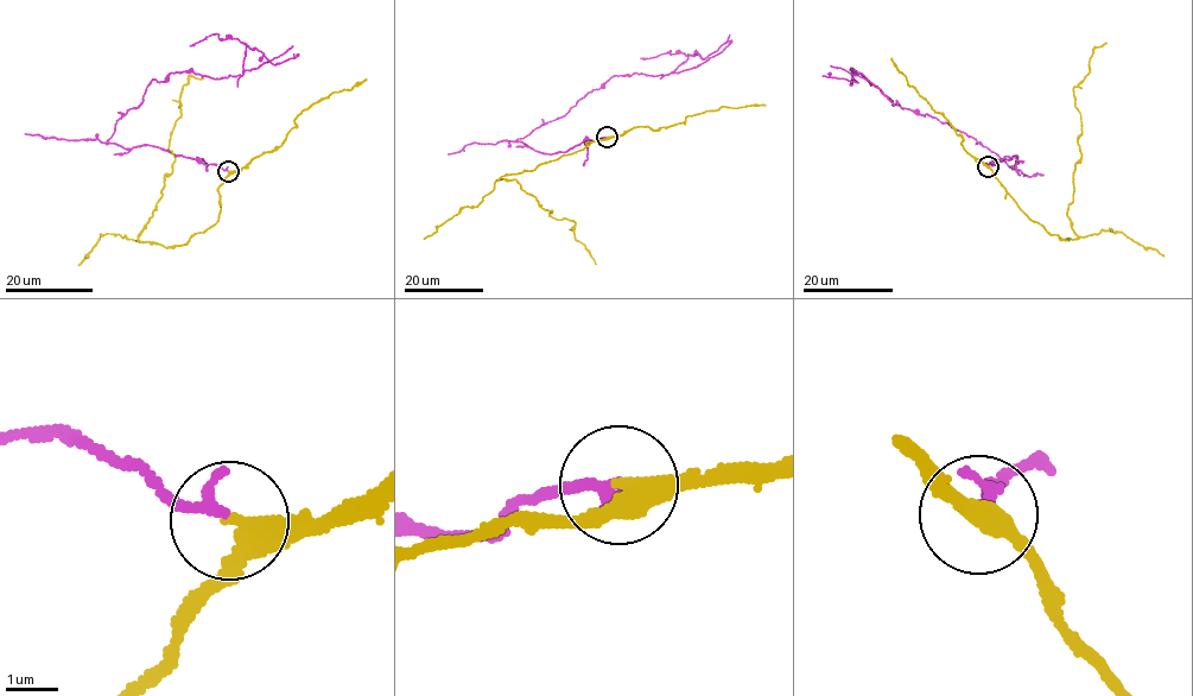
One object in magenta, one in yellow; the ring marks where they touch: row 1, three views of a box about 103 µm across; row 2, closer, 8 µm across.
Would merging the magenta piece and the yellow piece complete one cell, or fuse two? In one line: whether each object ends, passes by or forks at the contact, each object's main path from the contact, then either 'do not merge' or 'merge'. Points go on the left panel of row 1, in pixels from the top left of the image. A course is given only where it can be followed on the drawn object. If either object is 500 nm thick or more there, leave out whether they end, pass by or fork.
magenta passes by; yellow passes by; course magenta (228, 171), (156, 146), (107, 141), (152, 80), (190, 70), (242, 75), (246, 44), (277, 64), (294, 54); course yellow (228, 171), (214, 225), (183, 245), (139, 240), (172, 172), (183, 86), (204, 78); do not merge

